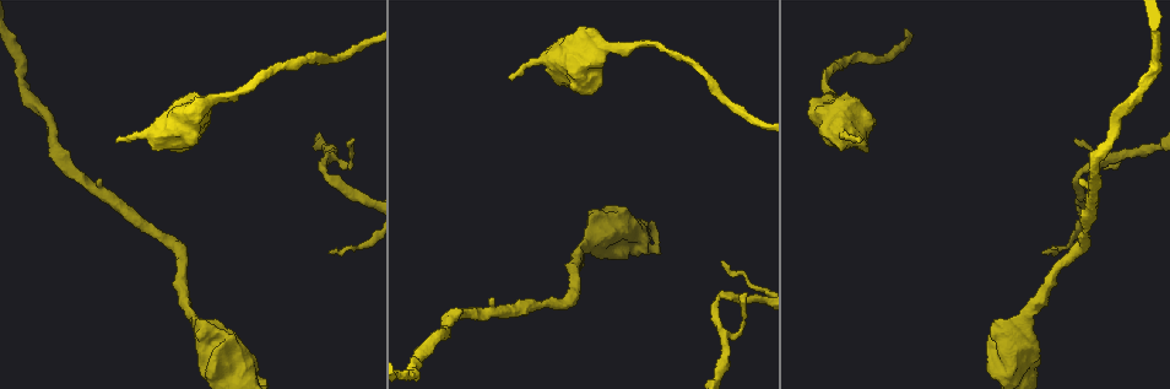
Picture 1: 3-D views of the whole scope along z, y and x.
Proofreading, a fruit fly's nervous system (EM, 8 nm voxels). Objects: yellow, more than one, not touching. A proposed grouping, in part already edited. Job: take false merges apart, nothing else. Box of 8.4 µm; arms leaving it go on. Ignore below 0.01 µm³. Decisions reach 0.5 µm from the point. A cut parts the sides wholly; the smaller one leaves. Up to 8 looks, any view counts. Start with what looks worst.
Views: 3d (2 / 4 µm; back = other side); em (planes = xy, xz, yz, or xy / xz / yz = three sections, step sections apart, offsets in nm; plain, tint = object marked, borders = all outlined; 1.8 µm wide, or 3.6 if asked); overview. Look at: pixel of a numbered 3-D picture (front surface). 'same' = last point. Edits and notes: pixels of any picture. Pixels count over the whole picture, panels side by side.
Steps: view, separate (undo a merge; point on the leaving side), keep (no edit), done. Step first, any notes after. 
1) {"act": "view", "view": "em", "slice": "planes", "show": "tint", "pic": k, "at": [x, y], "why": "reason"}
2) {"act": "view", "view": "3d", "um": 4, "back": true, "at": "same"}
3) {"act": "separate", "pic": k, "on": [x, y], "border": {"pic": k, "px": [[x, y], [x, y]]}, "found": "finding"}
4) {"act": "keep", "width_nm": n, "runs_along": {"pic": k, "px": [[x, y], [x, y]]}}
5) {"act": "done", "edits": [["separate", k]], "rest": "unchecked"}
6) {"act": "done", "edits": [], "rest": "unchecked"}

{"act": "view", "view": "em", "um": 3.6, "slice": "yz", "step": 4, "show": "borders", "pic": 1, "at": [1017, 333]}

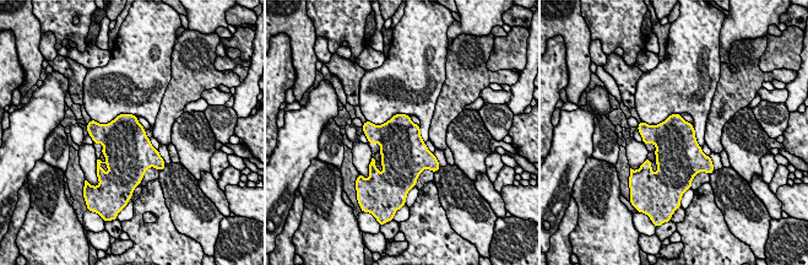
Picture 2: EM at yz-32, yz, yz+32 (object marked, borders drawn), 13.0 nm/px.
{"act": "keep", "found": "all the same cell"}

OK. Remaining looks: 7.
{"act": "view", "view": "em", "slice": "xz", "step": 8, "show": "tint", "pic": 1, "at": [324, 175], "why": "sharp bend"}

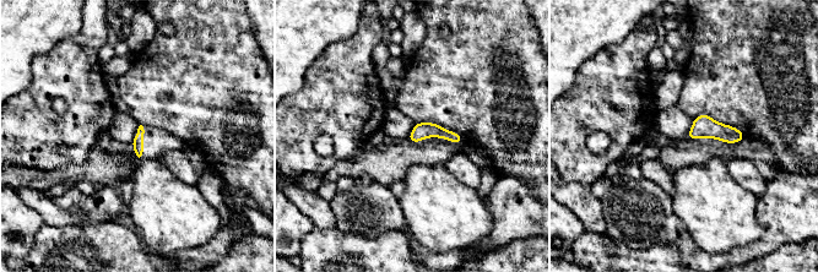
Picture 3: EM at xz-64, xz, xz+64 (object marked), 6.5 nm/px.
{"act": "keep", "width_nm": 80, "runs_along": {"pic": 3, "px": [[411, 137], [439, 131], [459, 140]]}, "found": "all the same cell"}

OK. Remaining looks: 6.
{"act": "view", "view": "3d", "um": 4, "pic": 1, "at": [196, 109], "why": "sudden change in width"}

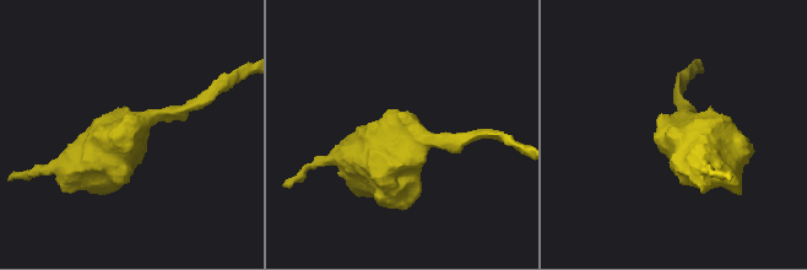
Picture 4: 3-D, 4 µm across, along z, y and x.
{"act": "view", "view": "em", "um": 3.6, "slice": "planes", "show": "borders", "pic": 4, "at": [131, 135], "why": "now the EM"}

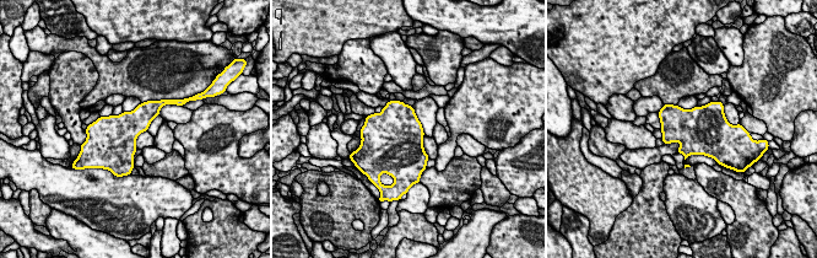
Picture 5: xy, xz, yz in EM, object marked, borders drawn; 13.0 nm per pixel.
{"act": "keep", "found": "continuous, no second cell"}

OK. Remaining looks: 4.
{"act": "done", "edits": [], "rest": "unchecked"}

